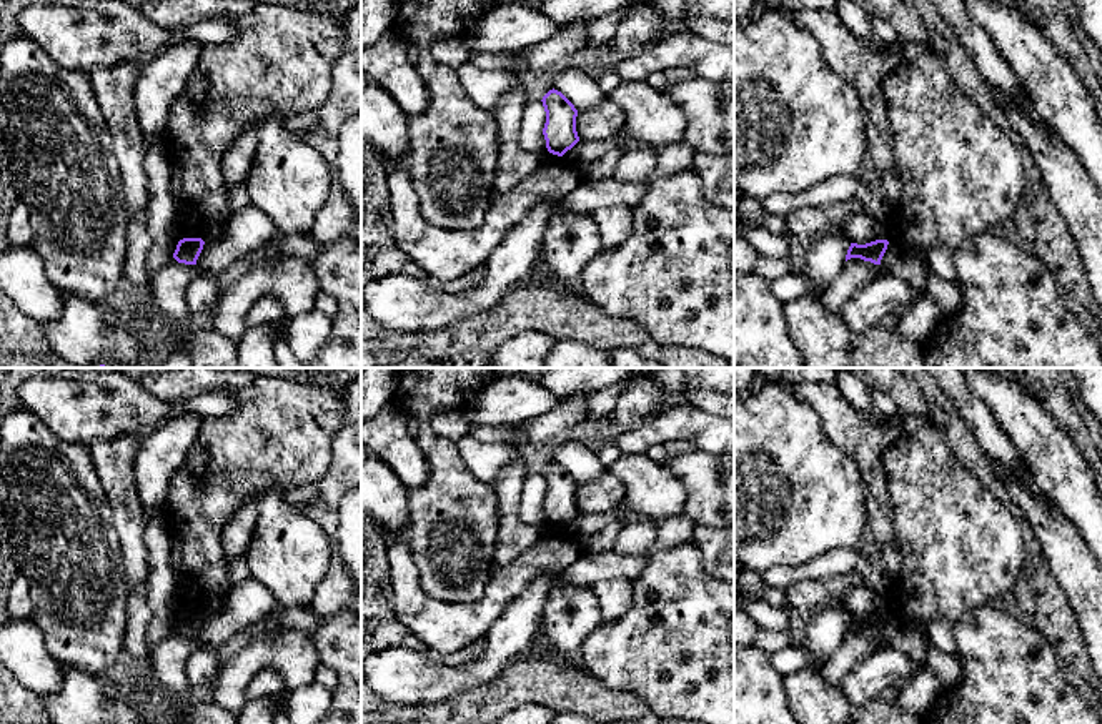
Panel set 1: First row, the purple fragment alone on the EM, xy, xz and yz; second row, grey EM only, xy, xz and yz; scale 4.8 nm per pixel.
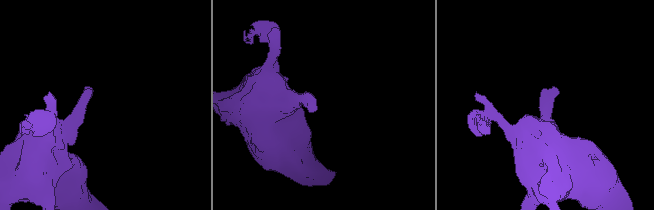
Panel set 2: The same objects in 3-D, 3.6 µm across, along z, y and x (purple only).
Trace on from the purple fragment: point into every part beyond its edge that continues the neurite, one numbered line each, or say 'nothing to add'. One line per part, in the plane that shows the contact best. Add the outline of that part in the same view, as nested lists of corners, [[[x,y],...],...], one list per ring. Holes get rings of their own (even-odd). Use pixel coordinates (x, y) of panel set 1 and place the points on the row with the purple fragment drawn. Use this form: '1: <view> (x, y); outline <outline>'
nothing to add

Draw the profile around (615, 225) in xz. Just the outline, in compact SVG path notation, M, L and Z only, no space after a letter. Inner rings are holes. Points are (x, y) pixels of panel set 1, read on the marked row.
M601 208L591 216L599 226L603 250L616 248L626 241L633 231L631 208Z

